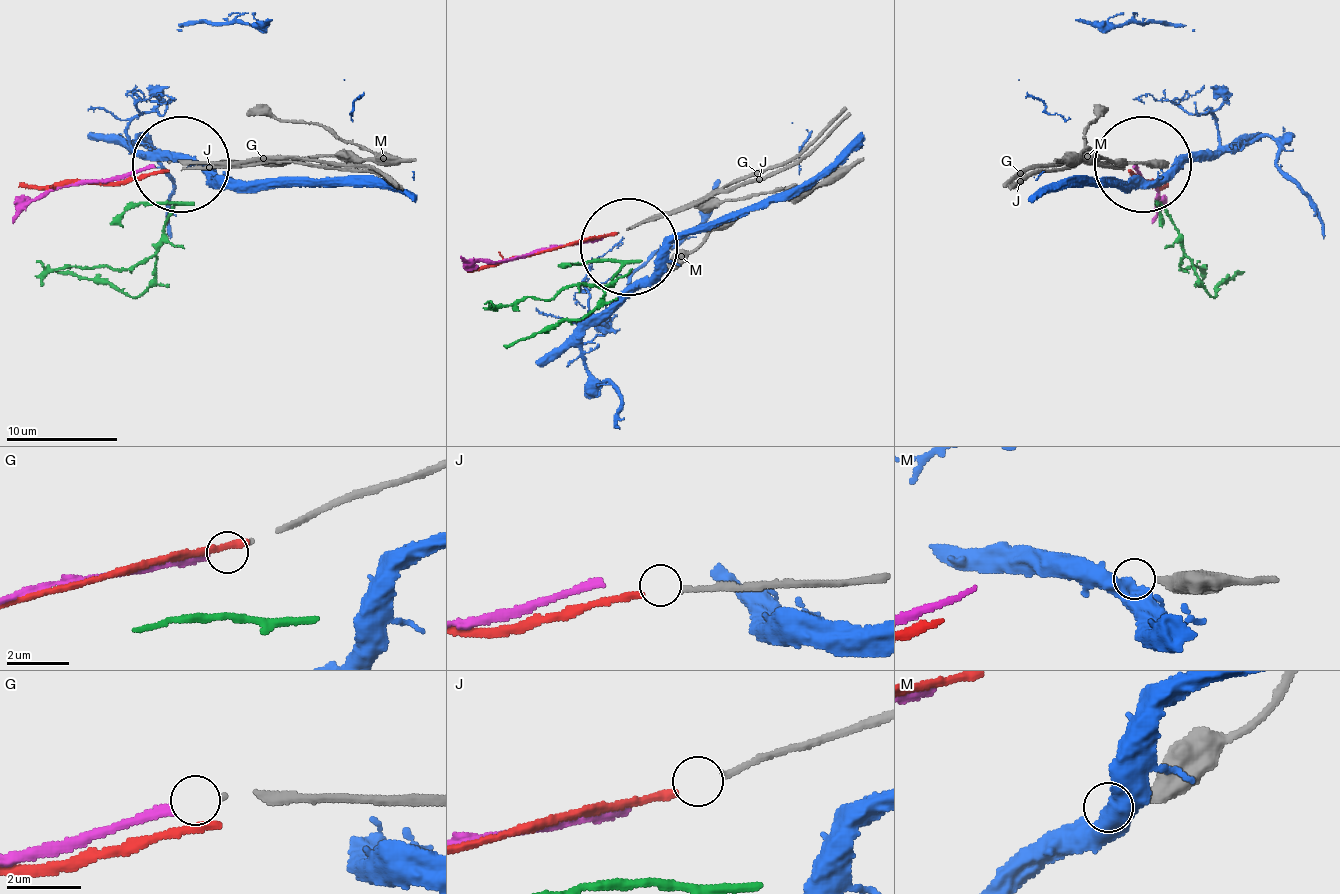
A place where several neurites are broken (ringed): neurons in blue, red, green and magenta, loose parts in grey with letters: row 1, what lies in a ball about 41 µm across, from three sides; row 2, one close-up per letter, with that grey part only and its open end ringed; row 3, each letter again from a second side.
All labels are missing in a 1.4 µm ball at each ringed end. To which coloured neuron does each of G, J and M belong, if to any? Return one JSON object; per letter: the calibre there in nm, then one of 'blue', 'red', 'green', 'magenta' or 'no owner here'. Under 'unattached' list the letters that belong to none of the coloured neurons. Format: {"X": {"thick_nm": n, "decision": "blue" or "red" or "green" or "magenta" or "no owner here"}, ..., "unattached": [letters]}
{"G": {"thick_nm": 80, "decision": "magenta"}, "J": {"thick_nm": 150, "decision": "red"}, "M": {"thick_nm": 360, "decision": "no owner here"}, "unattached": ["M"]}

